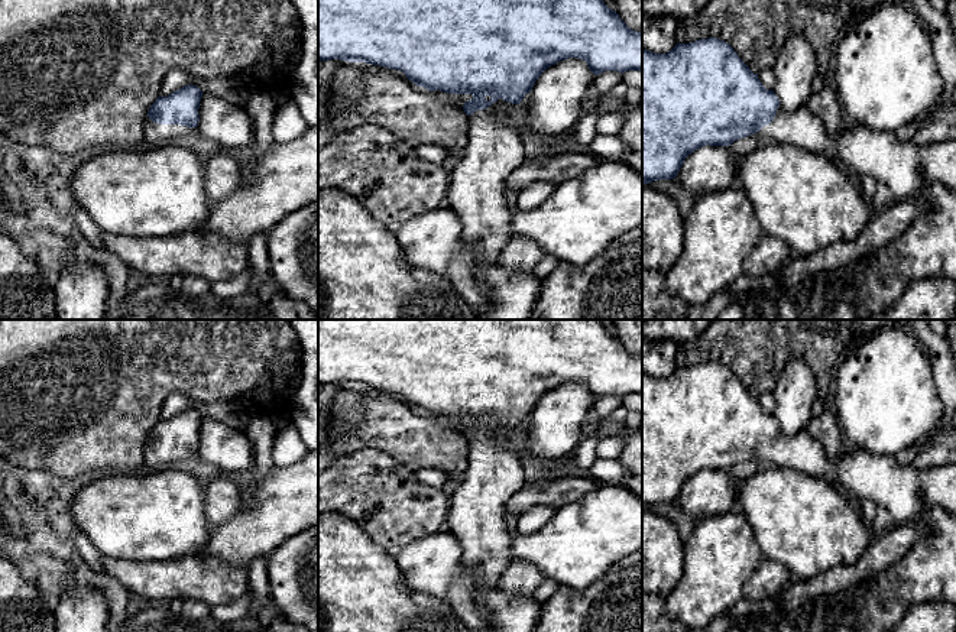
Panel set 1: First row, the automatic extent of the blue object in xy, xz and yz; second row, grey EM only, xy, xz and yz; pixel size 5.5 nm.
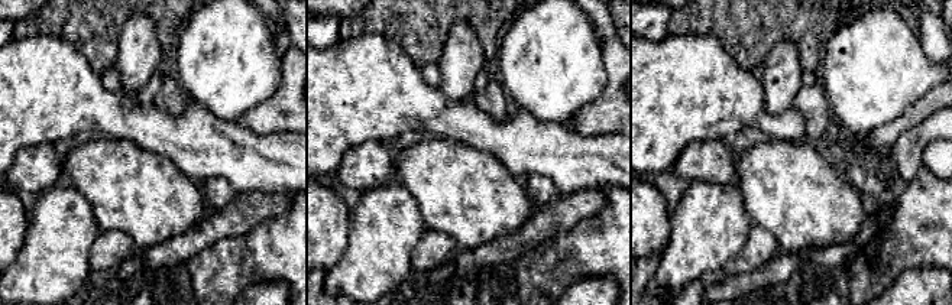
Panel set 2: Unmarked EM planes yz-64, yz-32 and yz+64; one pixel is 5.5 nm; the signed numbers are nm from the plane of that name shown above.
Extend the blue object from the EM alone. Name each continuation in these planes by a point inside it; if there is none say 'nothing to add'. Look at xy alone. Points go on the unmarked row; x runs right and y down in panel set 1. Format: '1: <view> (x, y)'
1: xy (155, 457)

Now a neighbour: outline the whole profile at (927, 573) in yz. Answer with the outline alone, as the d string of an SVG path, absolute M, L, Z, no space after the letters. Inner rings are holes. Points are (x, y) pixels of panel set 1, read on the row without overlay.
M933 508L920 521L930 531L908 554L852 589L858 632L891 632L911 606L950 602L956 606L956 515Z

